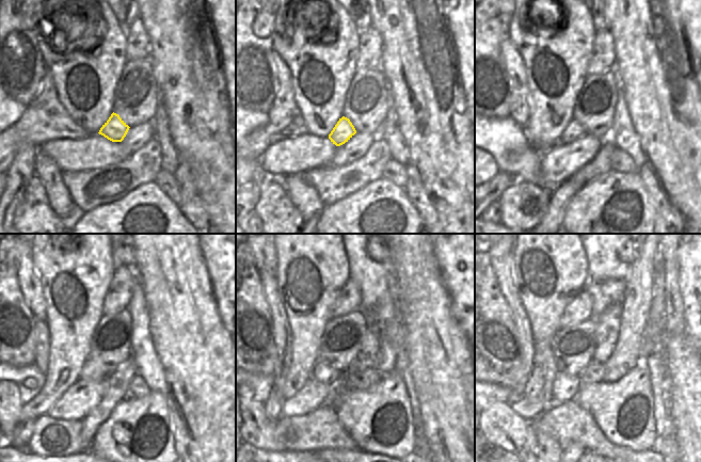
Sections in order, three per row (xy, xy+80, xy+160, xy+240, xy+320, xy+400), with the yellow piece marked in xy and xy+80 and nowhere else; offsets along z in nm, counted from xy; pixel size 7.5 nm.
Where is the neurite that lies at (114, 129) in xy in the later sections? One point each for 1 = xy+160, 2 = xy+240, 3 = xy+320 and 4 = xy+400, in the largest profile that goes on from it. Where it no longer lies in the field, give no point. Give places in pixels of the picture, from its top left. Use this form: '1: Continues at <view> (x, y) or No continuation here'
1: Continues at xy+160 (574, 130)
2: Continues at xy+240 (92, 369)
3: Continues at xy+320 (322, 372)
4: Continues at xy+400 (566, 386).

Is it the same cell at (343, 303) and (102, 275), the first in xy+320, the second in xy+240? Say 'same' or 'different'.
different

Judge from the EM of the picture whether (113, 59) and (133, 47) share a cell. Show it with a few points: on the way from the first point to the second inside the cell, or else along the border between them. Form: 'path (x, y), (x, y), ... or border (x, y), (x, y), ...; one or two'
border (125, 37), (126, 60); two

